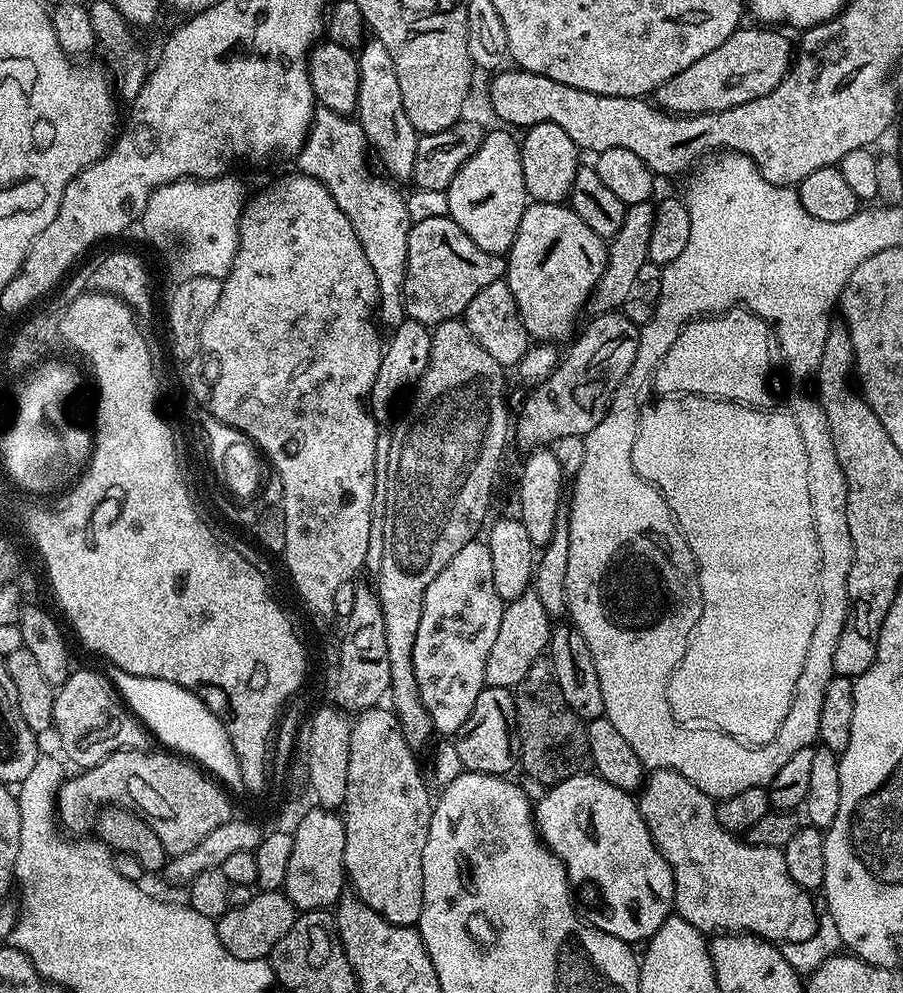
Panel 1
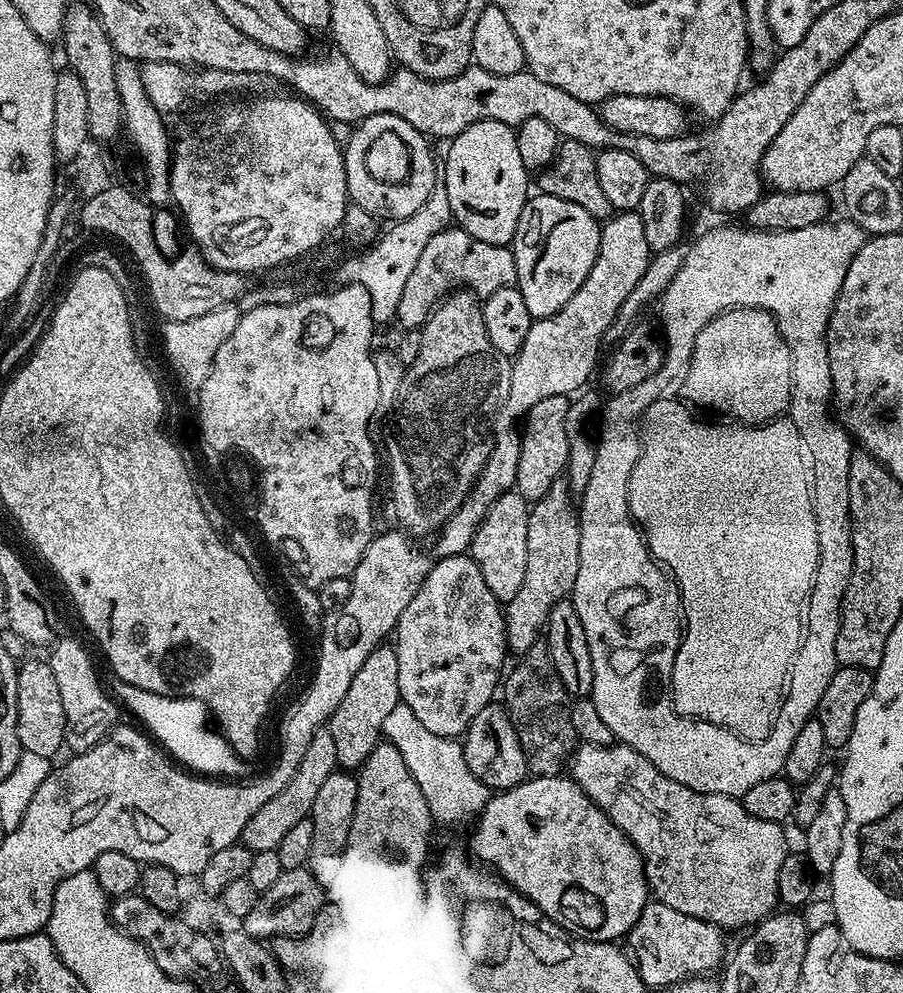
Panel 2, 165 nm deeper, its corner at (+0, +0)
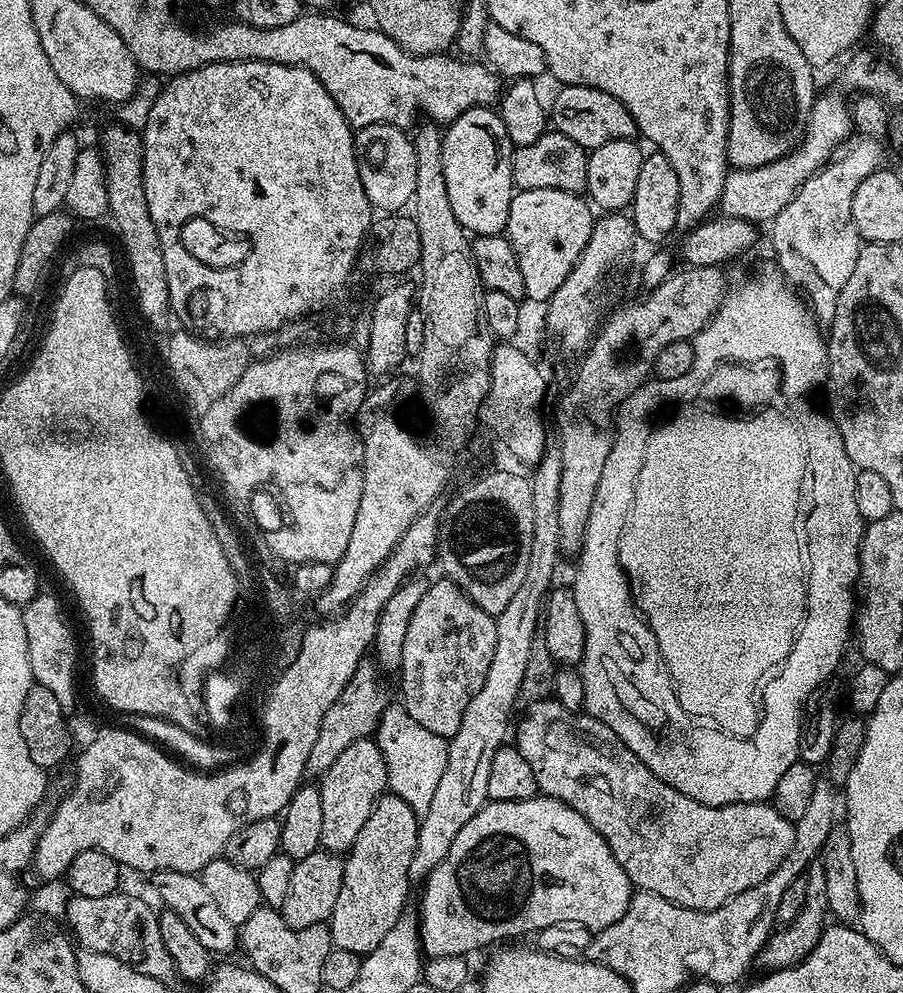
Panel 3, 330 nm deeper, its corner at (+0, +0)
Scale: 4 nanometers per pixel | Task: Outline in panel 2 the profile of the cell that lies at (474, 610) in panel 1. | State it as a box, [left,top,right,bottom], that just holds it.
[394,555,505,737]

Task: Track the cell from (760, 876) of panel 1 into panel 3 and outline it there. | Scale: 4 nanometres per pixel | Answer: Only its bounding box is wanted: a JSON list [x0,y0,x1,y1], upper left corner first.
[514,698,795,911]

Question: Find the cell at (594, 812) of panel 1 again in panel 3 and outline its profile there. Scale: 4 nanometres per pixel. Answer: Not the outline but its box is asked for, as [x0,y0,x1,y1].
[418,794,634,958]

